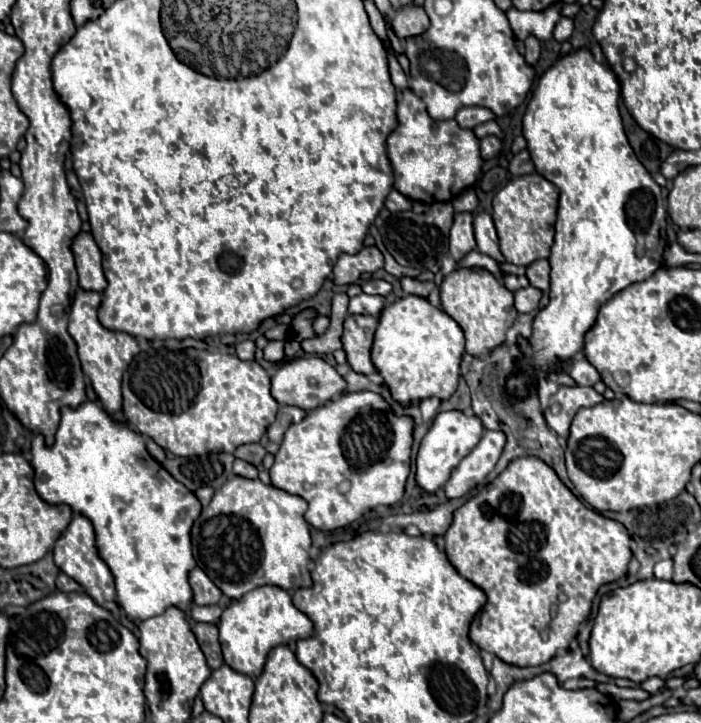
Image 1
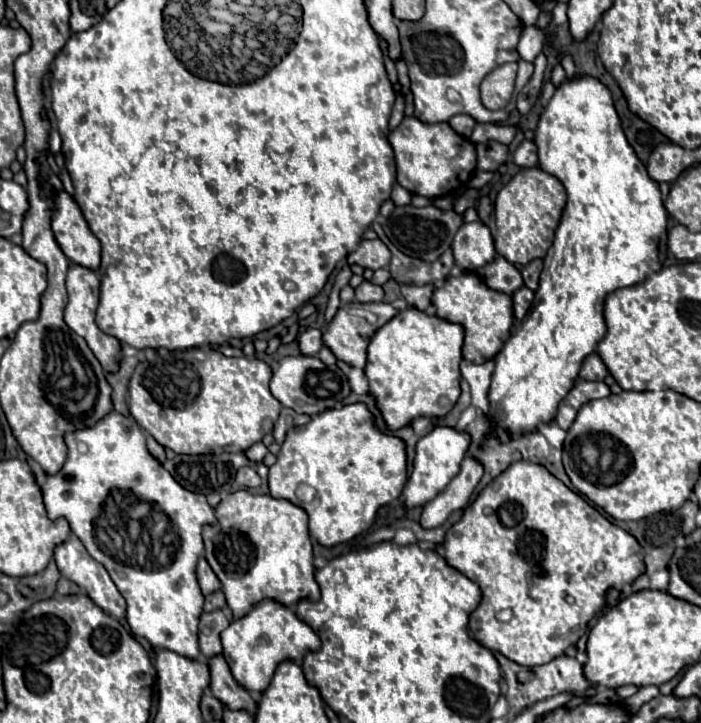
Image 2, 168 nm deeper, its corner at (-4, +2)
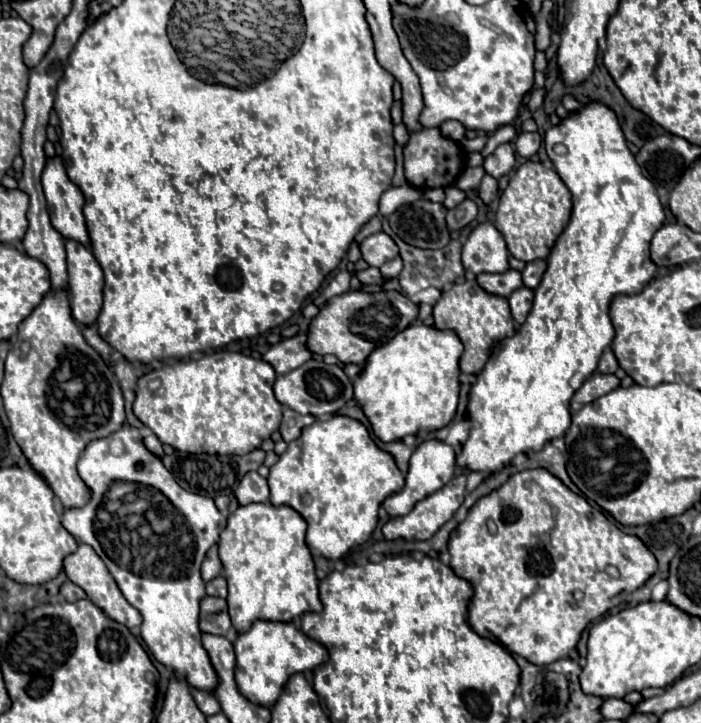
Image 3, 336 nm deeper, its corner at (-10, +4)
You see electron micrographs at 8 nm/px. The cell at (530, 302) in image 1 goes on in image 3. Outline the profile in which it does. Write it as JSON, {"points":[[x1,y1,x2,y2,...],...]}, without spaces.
{"points":[[518,288,510,298,510,310,512,310,512,316,514,316,514,322,516,324,522,324,532,308,532,300,534,300,534,292,530,288]]}

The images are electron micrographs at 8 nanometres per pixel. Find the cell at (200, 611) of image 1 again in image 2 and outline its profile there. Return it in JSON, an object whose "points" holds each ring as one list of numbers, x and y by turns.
{"points":[[216,590,216,592,206,596,204,612,212,612,212,610,218,610,218,608,226,608,226,598,224,598,222,590]]}

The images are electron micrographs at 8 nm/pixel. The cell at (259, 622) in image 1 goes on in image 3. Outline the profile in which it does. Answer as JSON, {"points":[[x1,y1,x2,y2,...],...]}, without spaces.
{"points":[[256,620,250,630,240,632,234,640,234,652,236,652,236,684,244,698,248,698,254,704,272,706,286,680,296,672,314,670,316,666,324,664,328,660,328,650,304,636,302,630,298,630,292,622,272,622,272,620]]}

